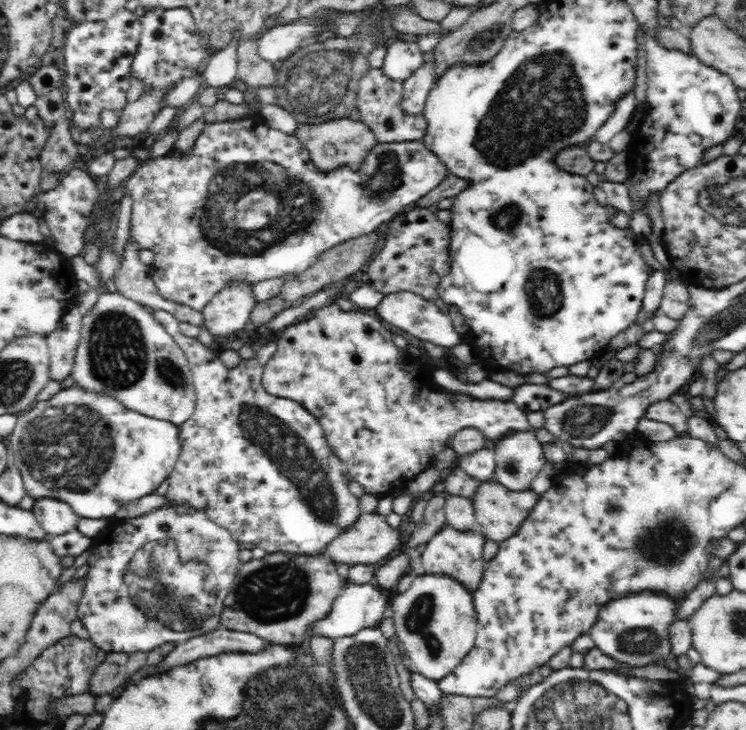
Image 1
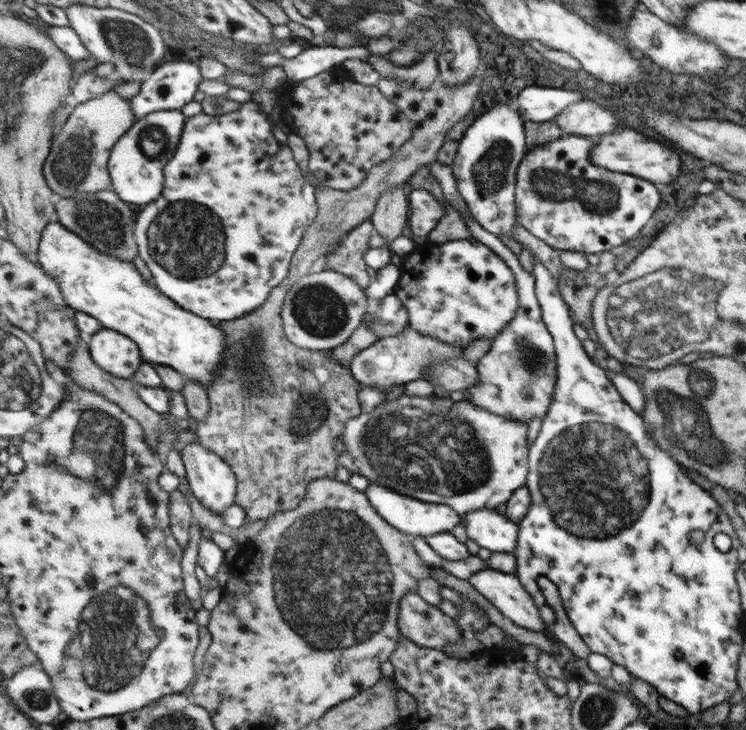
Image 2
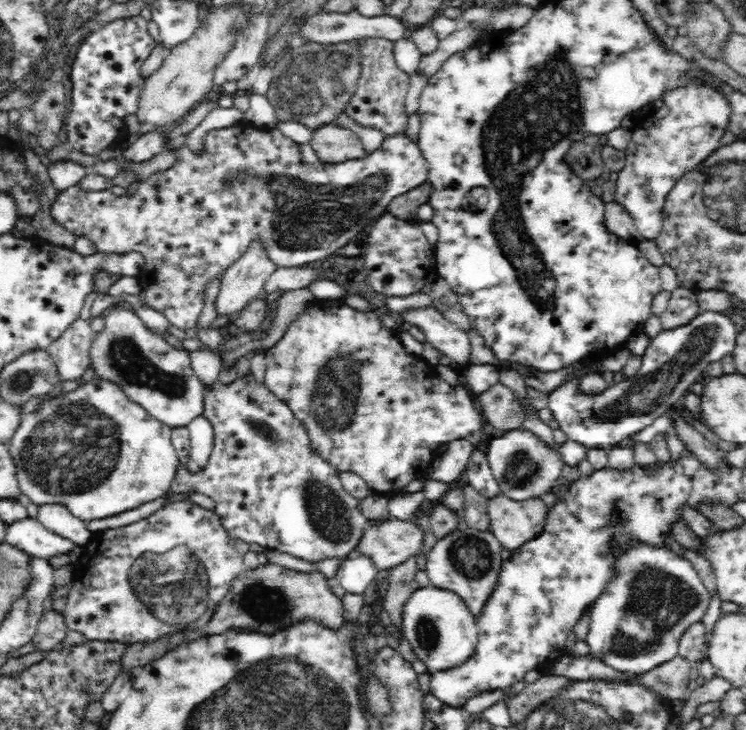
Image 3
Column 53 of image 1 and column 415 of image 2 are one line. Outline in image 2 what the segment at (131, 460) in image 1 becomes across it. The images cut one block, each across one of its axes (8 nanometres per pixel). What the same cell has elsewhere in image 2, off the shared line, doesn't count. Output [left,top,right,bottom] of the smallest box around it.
[346,394,530,515]

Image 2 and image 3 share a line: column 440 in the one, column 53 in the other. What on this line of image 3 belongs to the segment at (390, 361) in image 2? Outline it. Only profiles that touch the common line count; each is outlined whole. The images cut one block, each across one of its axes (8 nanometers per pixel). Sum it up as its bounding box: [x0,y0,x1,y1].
[46,318,94,382]

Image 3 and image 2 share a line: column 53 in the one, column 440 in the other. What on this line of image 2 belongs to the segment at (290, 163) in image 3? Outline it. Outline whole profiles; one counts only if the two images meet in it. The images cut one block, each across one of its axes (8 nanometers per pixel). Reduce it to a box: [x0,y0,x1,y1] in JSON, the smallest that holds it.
[409,188,444,237]

